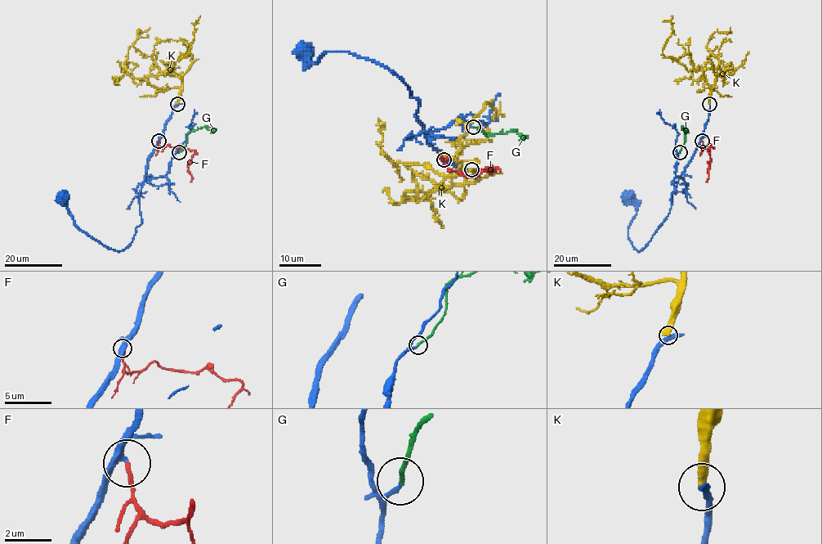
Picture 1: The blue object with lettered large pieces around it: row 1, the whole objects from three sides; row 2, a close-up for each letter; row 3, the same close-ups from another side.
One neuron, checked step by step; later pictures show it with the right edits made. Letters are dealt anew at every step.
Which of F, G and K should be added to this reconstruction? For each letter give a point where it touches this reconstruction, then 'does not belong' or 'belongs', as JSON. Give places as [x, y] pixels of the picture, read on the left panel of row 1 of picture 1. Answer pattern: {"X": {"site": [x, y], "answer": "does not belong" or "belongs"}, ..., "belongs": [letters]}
{"F": {"site": [158, 141], "answer": "belongs"}, "G": {"site": [179, 152], "answer": "belongs"}, "K": {"site": [177, 104], "answer": "does not belong"}, "belongs": ["F", "G"]}

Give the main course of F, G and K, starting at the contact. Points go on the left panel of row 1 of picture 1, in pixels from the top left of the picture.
F: (158, 141), (160, 148), (168, 145), (176, 148), (185, 146), (195, 151), (188, 165), (192, 182)
G: (179, 151), (186, 142), (187, 133), (208, 126), (211, 128), (211, 132)
K: (177, 103), (181, 80), (172, 68), (168, 70), (178, 60), (189, 54), (197, 21)

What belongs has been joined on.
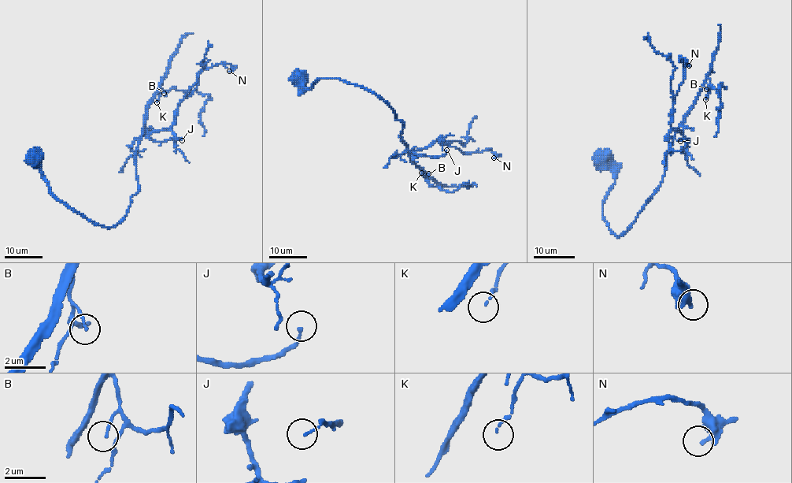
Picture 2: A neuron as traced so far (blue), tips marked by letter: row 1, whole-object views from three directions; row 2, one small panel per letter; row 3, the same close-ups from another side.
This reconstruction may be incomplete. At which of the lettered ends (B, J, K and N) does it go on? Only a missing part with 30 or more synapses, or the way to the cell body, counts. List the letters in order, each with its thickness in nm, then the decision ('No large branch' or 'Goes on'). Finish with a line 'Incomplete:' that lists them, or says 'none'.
B: Thickness 110 nm. No large branch
J: Thickness 110 nm. Goes on
K: Thickness 80 nm. No large branch
N: Thickness 240 nm. No large branch
Incomplete: J

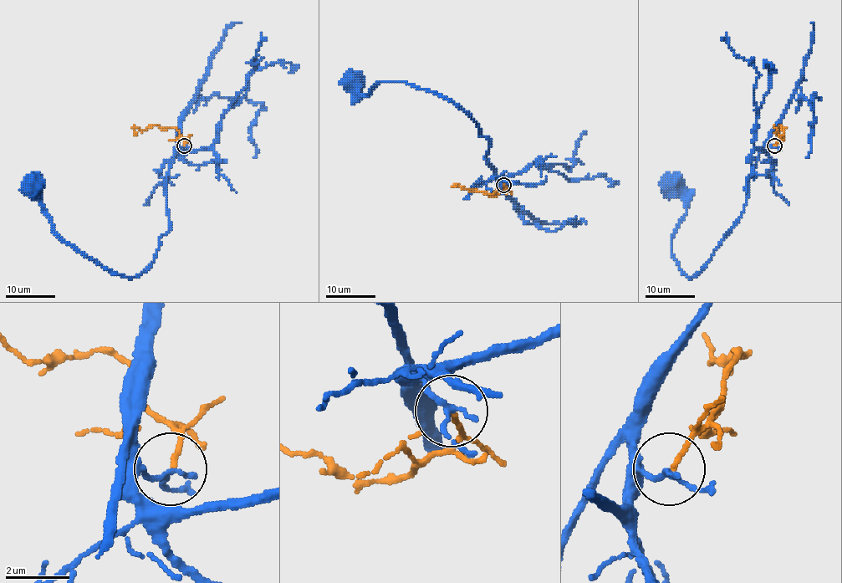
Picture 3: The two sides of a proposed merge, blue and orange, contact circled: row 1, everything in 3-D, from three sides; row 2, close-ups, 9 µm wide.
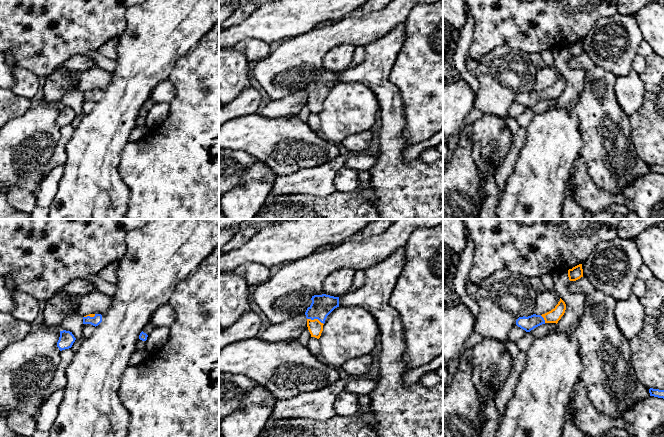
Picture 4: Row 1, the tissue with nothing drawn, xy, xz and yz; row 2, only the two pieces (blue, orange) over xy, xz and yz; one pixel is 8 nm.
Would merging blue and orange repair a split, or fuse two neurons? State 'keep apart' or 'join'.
join

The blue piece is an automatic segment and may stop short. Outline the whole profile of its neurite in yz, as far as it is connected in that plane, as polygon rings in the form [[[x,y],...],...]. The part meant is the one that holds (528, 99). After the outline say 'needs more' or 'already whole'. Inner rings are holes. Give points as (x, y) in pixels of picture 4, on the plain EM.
[[[560,74],[560,77],[558,78],[558,80],[551,87],[542,91],[533,90],[528,93],[525,93],[525,92],[519,93],[516,96],[516,101],[520,103],[521,105],[525,106],[526,108],[530,108],[534,104],[545,99],[557,100],[558,97],[561,95],[561,93],[564,91],[565,86],[566,86],[566,80]]] | needs more

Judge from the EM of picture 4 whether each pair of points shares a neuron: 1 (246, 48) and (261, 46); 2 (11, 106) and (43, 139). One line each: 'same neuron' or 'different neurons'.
1: same neuron
2: different neurons

